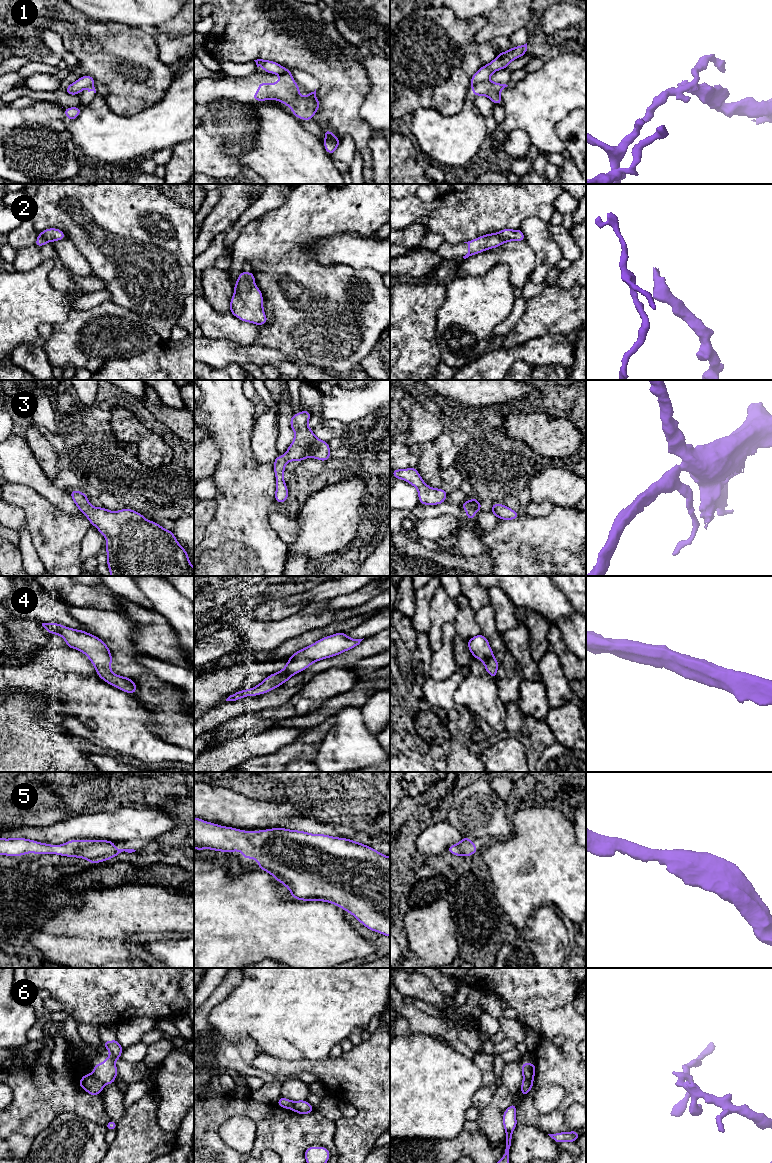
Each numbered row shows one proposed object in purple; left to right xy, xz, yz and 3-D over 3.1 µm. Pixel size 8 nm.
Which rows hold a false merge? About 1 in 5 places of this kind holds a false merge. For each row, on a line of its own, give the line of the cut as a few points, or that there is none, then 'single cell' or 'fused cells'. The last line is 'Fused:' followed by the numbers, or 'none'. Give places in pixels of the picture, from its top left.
1: cut in yz along (487, 79), (471, 86); fused cells
2: no cut; single cell
3: no cut; single cell
4: no cut; single cell
5: no cut; single cell
6: cut in xy along (91, 1074), (104, 1084); fused cells
Fused: 1, 6

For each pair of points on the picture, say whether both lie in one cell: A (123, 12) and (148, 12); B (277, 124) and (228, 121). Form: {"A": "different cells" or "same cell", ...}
{"A": "same cell", "B": "different cells"}

